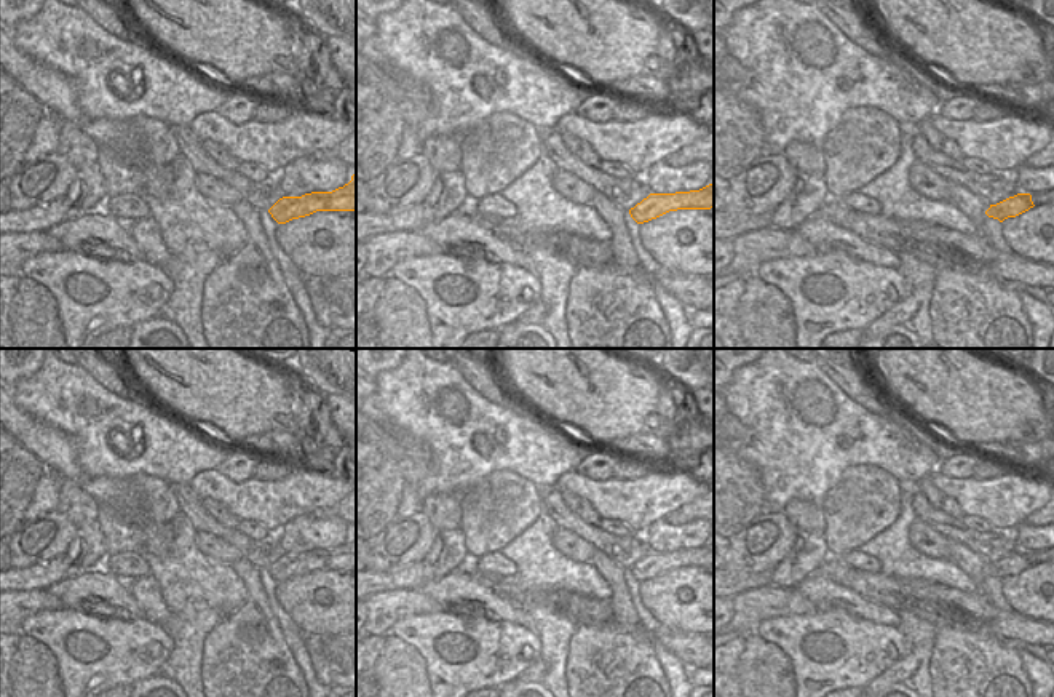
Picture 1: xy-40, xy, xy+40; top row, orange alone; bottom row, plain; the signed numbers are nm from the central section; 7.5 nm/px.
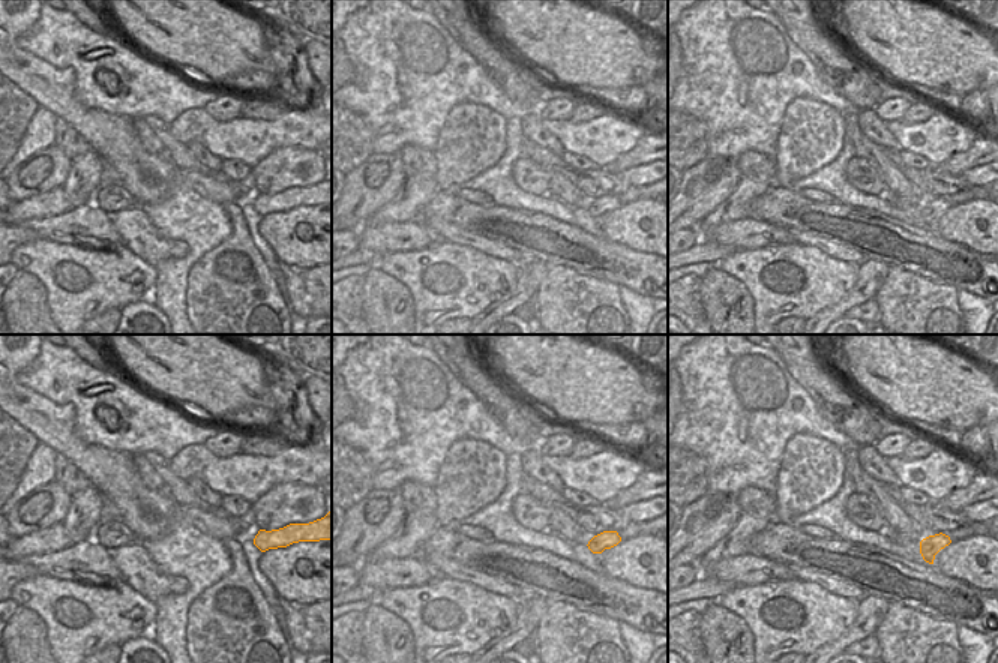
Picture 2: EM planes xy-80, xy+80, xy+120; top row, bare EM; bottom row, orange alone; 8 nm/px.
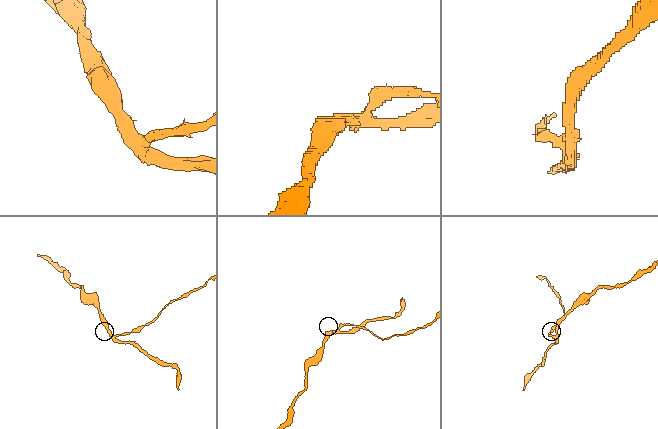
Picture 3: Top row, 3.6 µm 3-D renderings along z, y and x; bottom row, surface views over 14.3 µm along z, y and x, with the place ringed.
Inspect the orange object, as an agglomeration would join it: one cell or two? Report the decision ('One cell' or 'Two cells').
Two cells

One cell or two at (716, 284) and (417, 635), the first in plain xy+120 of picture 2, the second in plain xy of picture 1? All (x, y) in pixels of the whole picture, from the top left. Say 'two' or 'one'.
two

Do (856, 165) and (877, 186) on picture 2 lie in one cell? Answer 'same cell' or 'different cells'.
same cell

